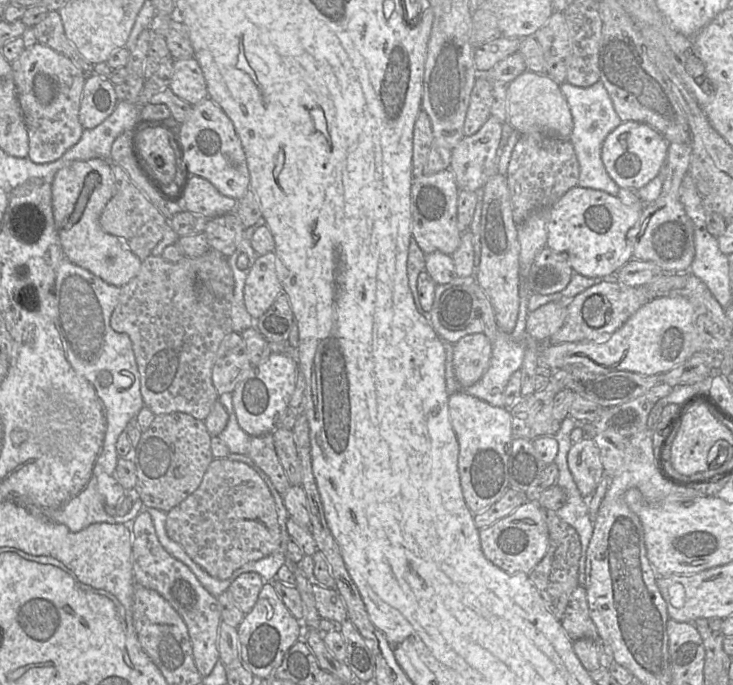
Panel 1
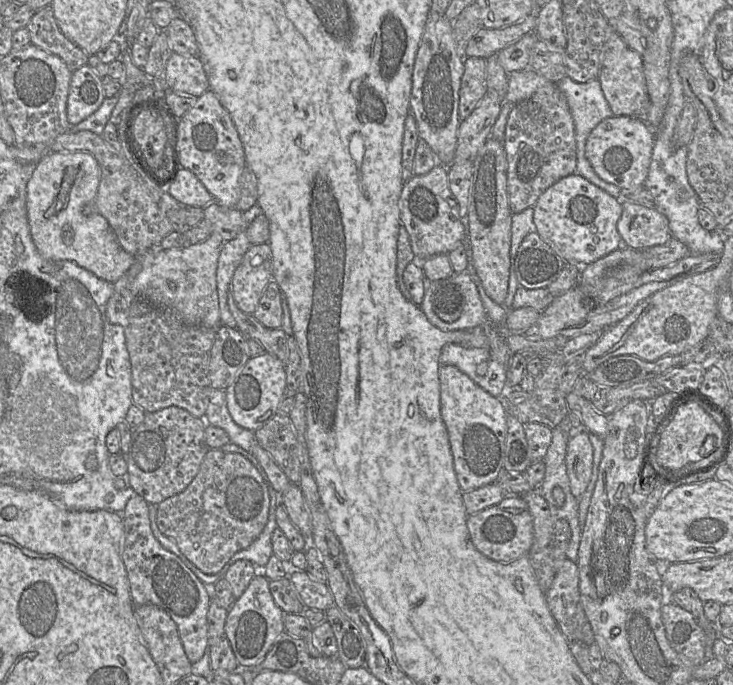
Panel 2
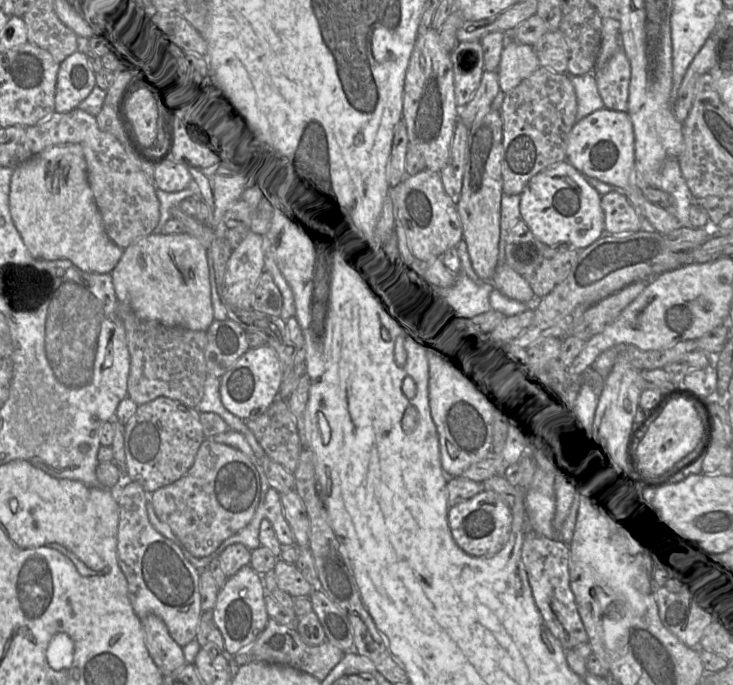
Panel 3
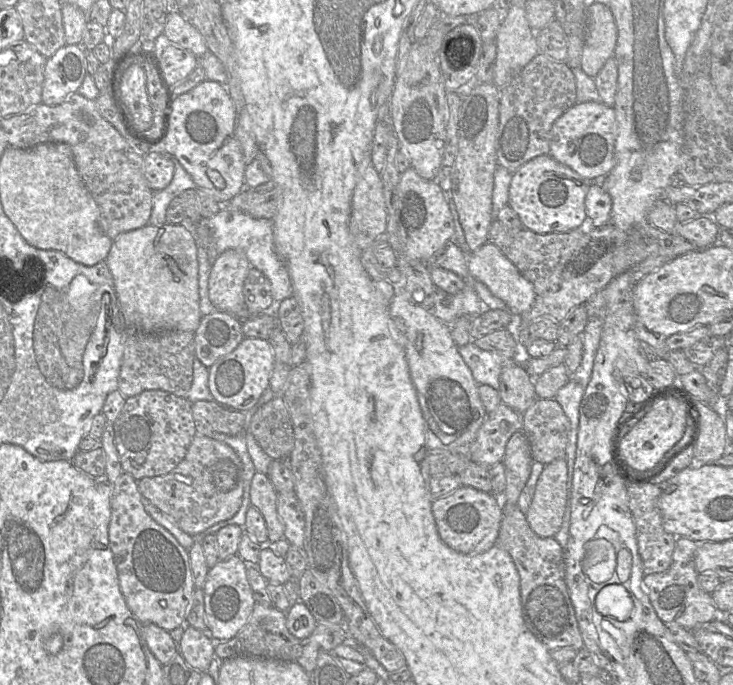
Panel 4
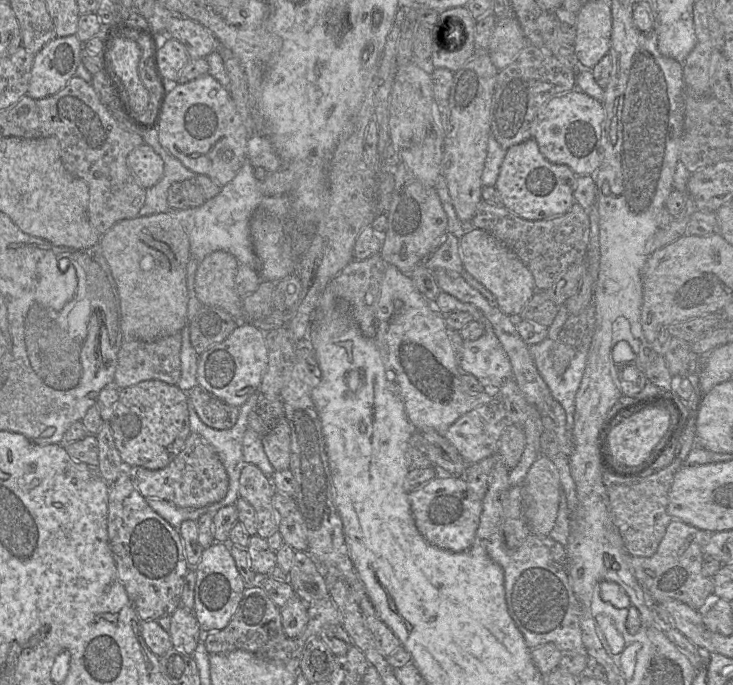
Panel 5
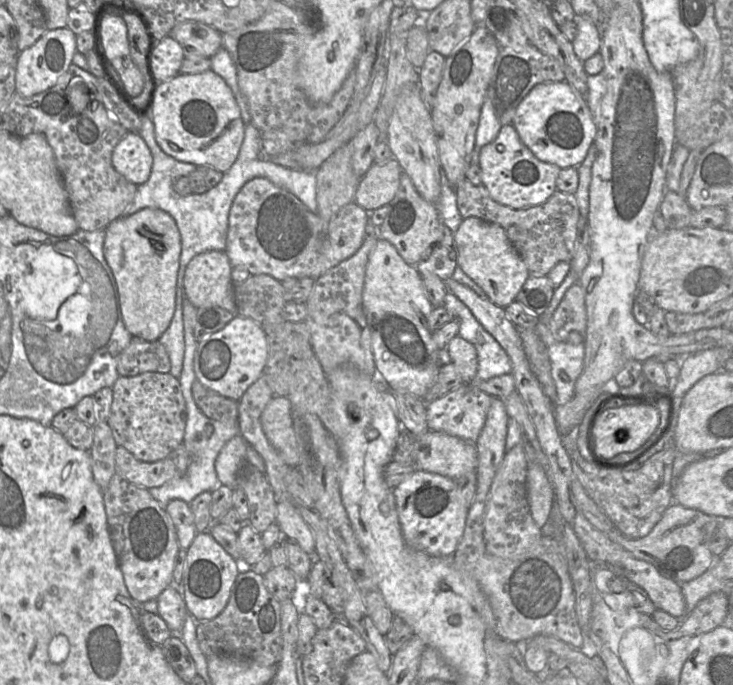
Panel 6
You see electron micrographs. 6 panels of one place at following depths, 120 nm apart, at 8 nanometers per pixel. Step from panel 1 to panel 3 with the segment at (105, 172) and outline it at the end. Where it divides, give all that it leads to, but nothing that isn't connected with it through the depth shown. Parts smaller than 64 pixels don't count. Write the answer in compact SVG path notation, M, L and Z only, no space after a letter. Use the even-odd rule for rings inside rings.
M79 144L49 147L14 167L9 209L25 246L36 259L68 259L85 272L111 274L123 254L124 249L113 243L104 229Z

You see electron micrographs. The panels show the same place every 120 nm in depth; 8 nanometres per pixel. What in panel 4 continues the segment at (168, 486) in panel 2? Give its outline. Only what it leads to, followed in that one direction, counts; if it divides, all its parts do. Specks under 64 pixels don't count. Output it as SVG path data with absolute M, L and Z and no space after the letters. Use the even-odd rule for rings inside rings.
M158 389L127 397L112 426L122 470L137 481L171 472L184 459L197 434L188 398Z

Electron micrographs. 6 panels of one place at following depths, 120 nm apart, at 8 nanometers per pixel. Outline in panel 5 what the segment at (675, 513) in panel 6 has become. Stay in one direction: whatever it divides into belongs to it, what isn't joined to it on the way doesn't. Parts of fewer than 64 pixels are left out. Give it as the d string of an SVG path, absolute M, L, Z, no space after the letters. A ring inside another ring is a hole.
M672 519L654 555L630 555L630 565L635 577L650 600L656 603L678 600L695 610L700 609L707 597L714 593L713 578L706 577L702 572L703 548L712 533L714 532L700 530Z

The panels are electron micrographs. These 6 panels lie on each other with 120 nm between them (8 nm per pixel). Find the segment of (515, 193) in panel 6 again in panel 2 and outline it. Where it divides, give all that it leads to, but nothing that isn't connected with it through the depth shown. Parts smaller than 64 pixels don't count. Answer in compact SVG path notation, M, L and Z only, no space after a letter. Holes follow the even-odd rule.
M577 173L546 189L533 207L536 233L561 258L571 264L590 264L623 246L617 231L622 205Z

